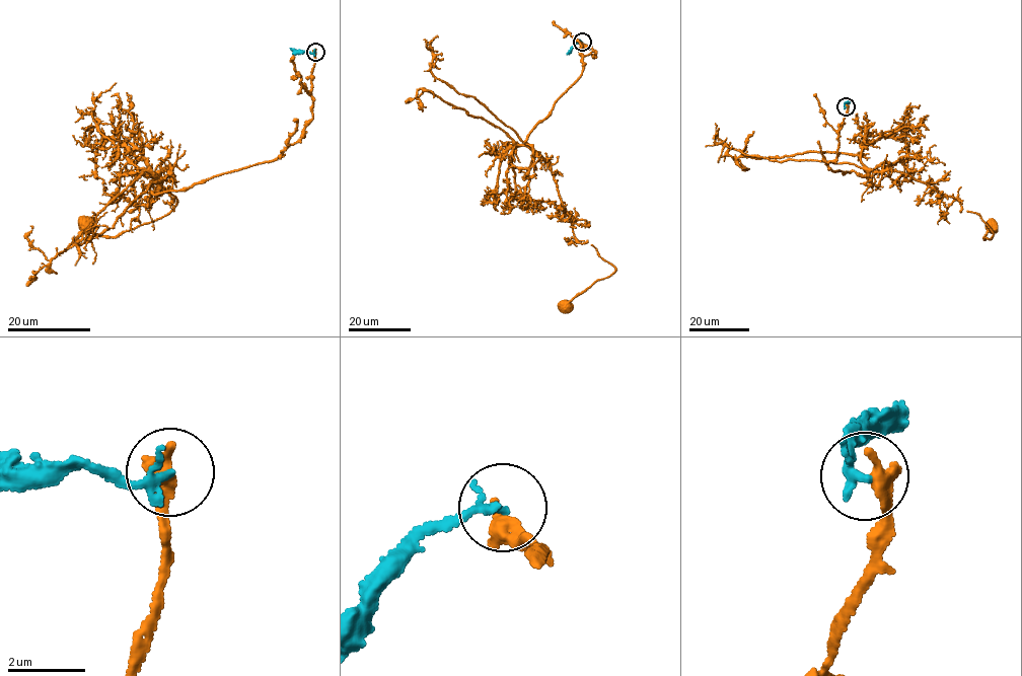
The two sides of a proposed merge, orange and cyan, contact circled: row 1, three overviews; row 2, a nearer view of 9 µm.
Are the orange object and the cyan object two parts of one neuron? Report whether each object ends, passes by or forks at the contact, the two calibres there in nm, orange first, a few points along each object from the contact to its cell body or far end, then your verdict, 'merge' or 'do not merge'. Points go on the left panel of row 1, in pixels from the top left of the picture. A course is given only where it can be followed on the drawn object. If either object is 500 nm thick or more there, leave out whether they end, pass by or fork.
orange ends | cyan passes by | 440/170 nm | orange via (315, 52), (313, 119), (281, 155), (152, 192), (168, 164), (165, 215), (108, 237), (84, 224) | cyan via (315, 52), (290, 48) | do not merge

